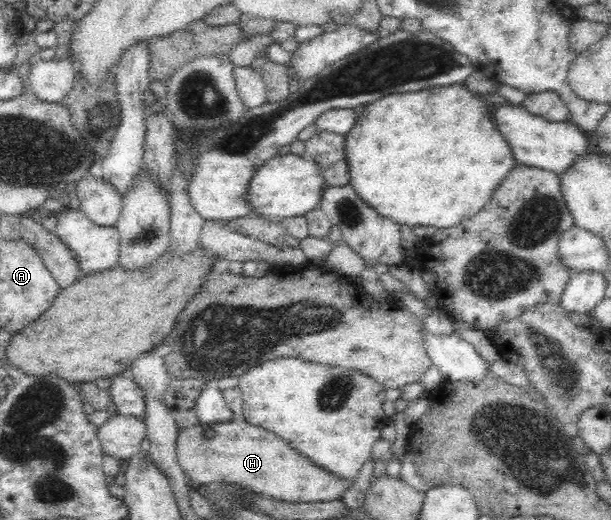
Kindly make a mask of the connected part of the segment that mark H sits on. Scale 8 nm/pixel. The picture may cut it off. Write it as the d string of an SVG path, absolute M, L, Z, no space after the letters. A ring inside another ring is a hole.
M244 418L197 423L182 429L176 456L183 473L195 487L229 484L247 494L267 495L284 502L326 502L339 499L350 484L323 470L290 448L275 433L249 424Z

